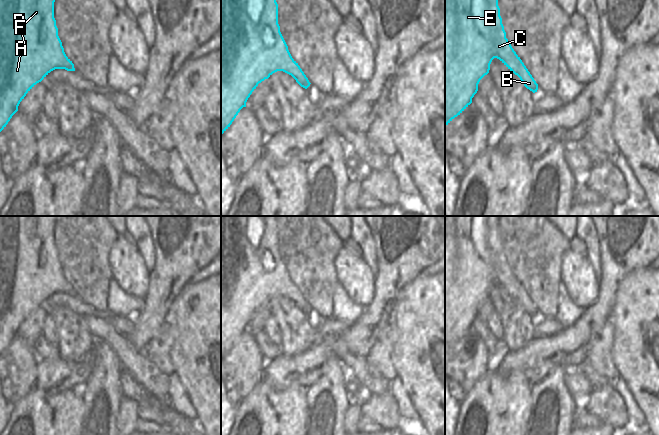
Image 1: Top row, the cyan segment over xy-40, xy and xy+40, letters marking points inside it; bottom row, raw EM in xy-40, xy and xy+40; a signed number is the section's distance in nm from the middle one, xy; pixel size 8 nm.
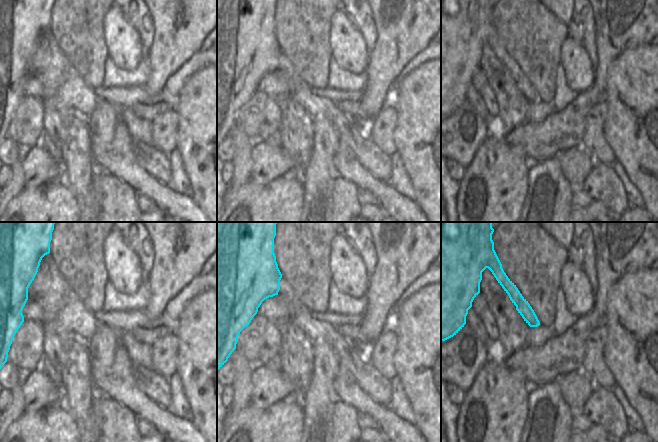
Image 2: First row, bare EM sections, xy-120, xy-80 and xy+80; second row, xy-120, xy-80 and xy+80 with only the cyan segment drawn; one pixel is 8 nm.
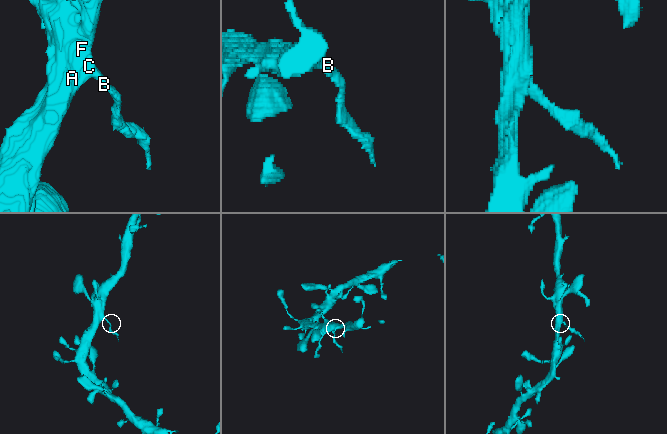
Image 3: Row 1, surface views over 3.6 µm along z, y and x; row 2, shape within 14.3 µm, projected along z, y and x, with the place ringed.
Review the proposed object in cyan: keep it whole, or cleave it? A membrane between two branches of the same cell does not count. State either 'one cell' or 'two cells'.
one cell

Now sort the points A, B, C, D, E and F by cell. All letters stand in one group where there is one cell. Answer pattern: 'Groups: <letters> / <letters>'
Groups: A B C D E F

